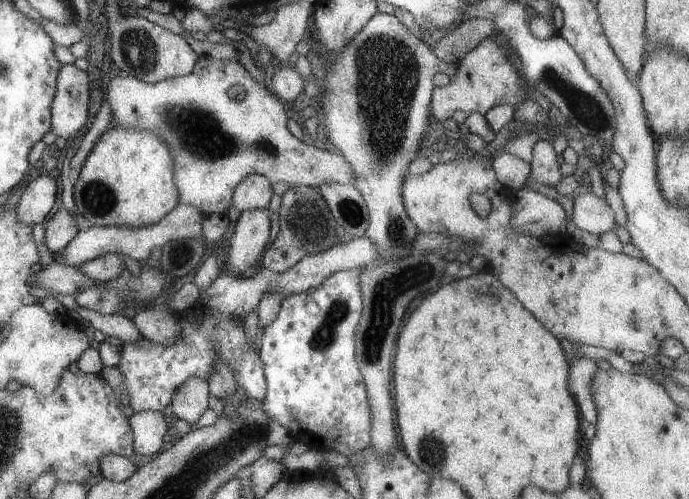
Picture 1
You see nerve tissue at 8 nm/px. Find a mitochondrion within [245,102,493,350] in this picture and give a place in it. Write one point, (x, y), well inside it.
(308, 221)

